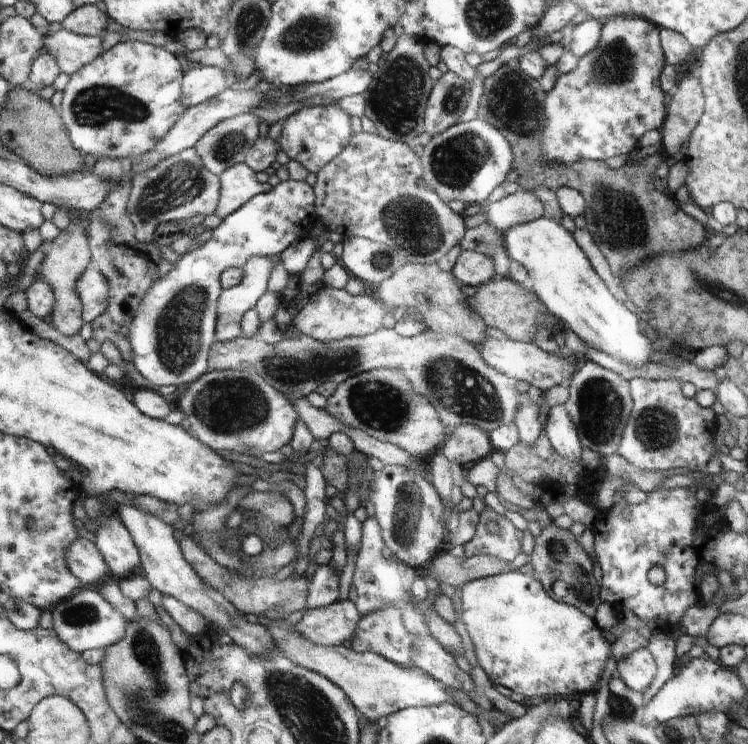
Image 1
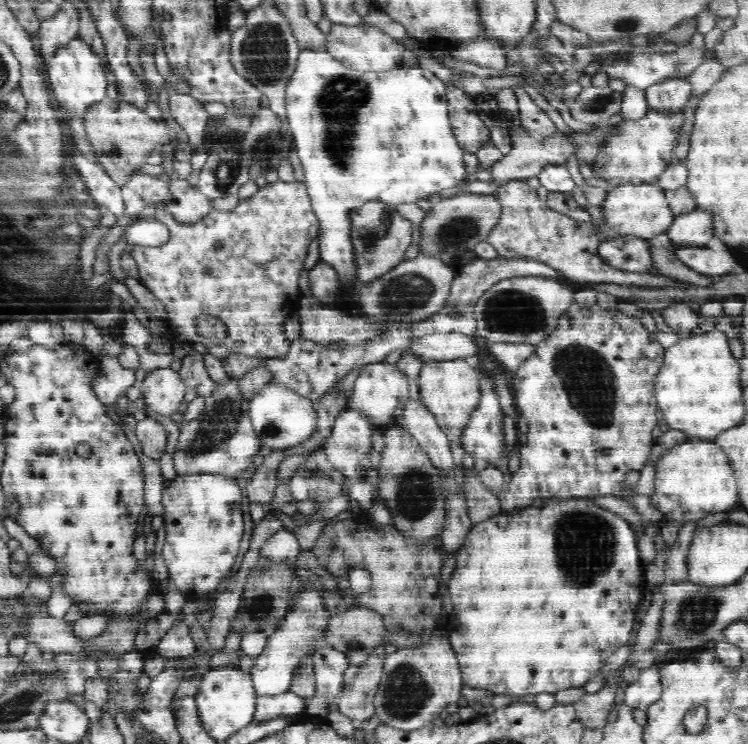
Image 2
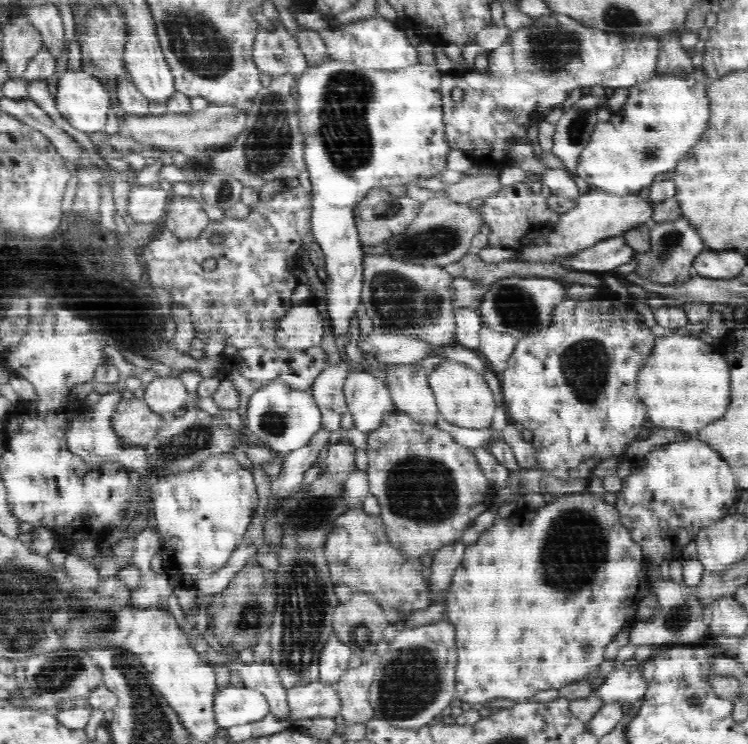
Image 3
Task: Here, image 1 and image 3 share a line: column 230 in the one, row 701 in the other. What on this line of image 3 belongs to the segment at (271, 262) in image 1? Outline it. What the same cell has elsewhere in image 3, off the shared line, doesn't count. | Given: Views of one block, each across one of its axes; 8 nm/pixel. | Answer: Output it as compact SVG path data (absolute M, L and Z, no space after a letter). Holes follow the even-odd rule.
M314 680L304 686L288 689L287 701L291 707L290 720L314 717L338 718L341 702L335 686Z

